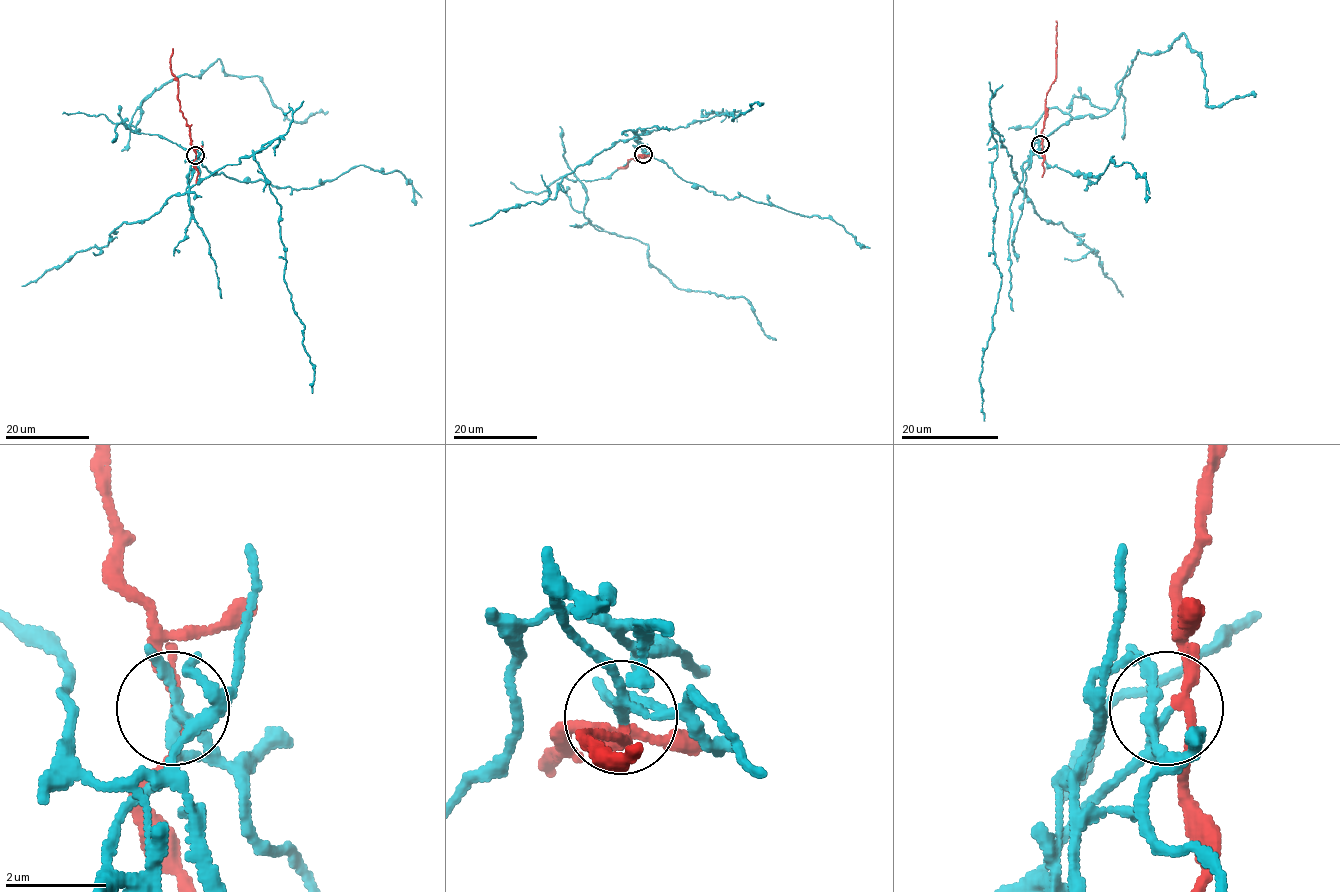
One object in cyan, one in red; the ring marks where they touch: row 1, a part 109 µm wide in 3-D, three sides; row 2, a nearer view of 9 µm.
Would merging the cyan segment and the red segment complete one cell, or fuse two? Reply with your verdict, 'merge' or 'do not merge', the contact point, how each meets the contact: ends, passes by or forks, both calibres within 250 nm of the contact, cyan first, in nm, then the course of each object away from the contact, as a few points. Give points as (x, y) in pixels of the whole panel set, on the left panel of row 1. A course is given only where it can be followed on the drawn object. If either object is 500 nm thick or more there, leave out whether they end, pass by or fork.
do not merge; at (195, 155); cyan forks there; red passes by; 150 nm thick on the cyan side, 200 nm on the other; cyan runs (196, 155), (192, 168), (174, 142), (133, 132), (155, 90), (219, 59), (258, 76), (288, 119), (328, 112); red runs (196, 155), (189, 126), (178, 98), (178, 79), (171, 69), (173, 49)

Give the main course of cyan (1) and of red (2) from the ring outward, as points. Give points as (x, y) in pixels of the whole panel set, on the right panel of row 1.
1: (1040, 144), (1029, 160), (1072, 117), (1105, 115), (1139, 50), (1183, 33), (1206, 105), (1256, 94)
2: (1040, 144), (1046, 93), (1056, 78), (1056, 21)

